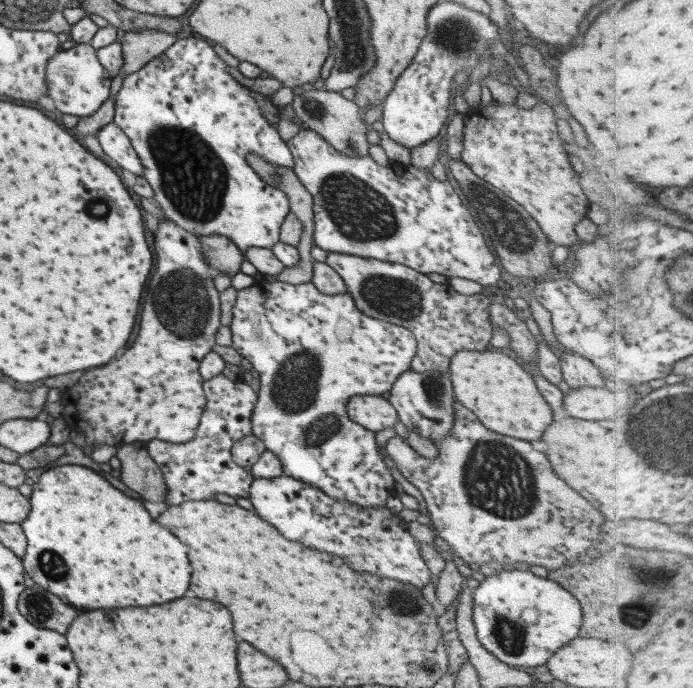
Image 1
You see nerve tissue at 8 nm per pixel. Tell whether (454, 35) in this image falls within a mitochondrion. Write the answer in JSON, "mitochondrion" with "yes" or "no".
{"mitochondrion":"yes"}

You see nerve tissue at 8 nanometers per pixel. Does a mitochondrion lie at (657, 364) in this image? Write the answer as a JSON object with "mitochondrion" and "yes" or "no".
{"mitochondrion":"no"}

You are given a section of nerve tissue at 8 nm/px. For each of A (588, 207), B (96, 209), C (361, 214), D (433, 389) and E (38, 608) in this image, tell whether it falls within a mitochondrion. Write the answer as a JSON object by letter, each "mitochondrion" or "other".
{"A":"other","B":"mitochondrion","C":"mitochondrion","D":"mitochondrion","E":"mitochondrion"}

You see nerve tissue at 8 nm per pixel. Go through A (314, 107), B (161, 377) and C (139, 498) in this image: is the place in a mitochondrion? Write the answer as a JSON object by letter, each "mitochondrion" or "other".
{"A":"mitochondrion","B":"other","C":"other"}

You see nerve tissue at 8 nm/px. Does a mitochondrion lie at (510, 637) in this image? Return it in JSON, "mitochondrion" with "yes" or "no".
{"mitochondrion":"yes"}

